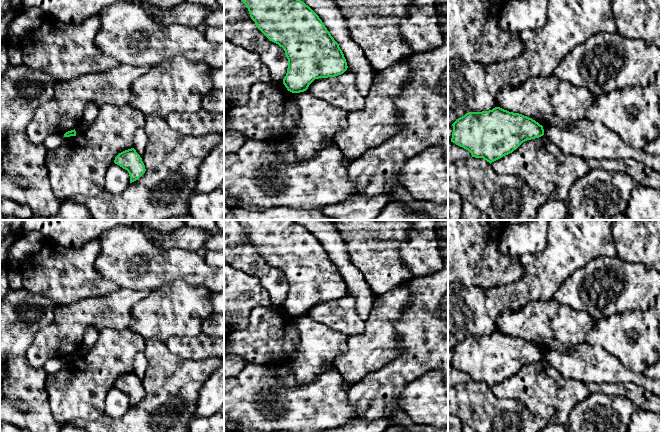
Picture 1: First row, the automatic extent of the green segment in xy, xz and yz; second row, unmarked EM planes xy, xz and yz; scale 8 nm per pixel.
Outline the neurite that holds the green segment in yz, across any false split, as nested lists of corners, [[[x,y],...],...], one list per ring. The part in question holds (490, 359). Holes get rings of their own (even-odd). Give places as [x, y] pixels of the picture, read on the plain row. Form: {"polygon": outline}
{"polygon": [[[500,331],[468,336],[452,350],[451,366],[490,388],[512,377],[523,366],[544,359],[543,350],[532,342]]]}

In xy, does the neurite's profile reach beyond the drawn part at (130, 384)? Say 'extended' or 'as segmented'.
as segmented

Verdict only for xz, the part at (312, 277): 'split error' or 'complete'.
complete

